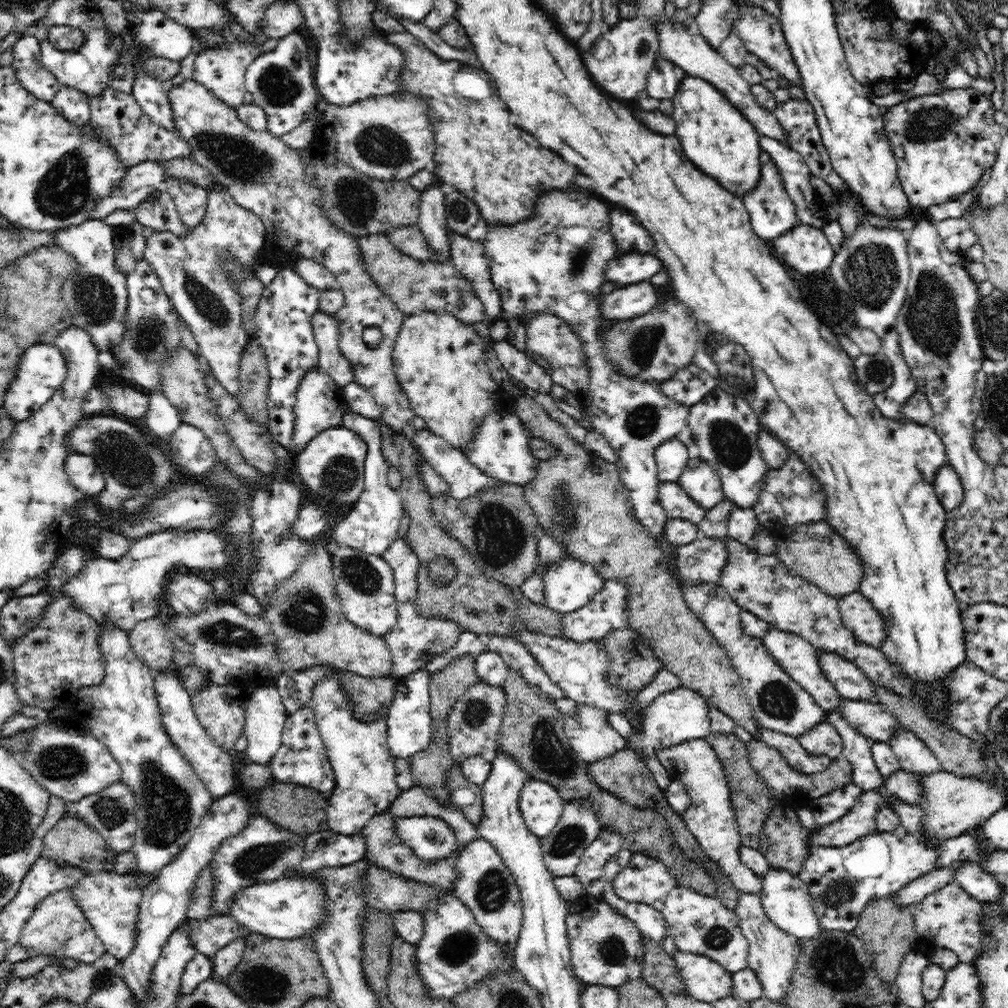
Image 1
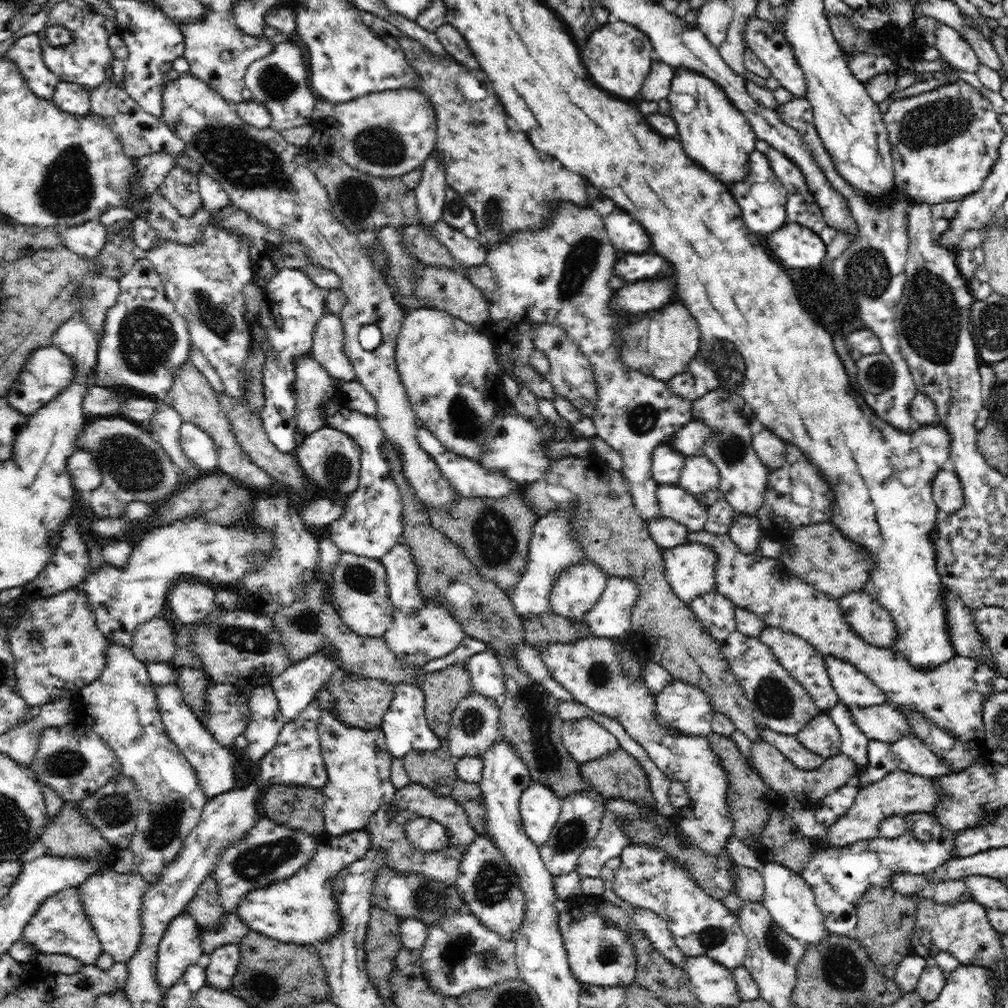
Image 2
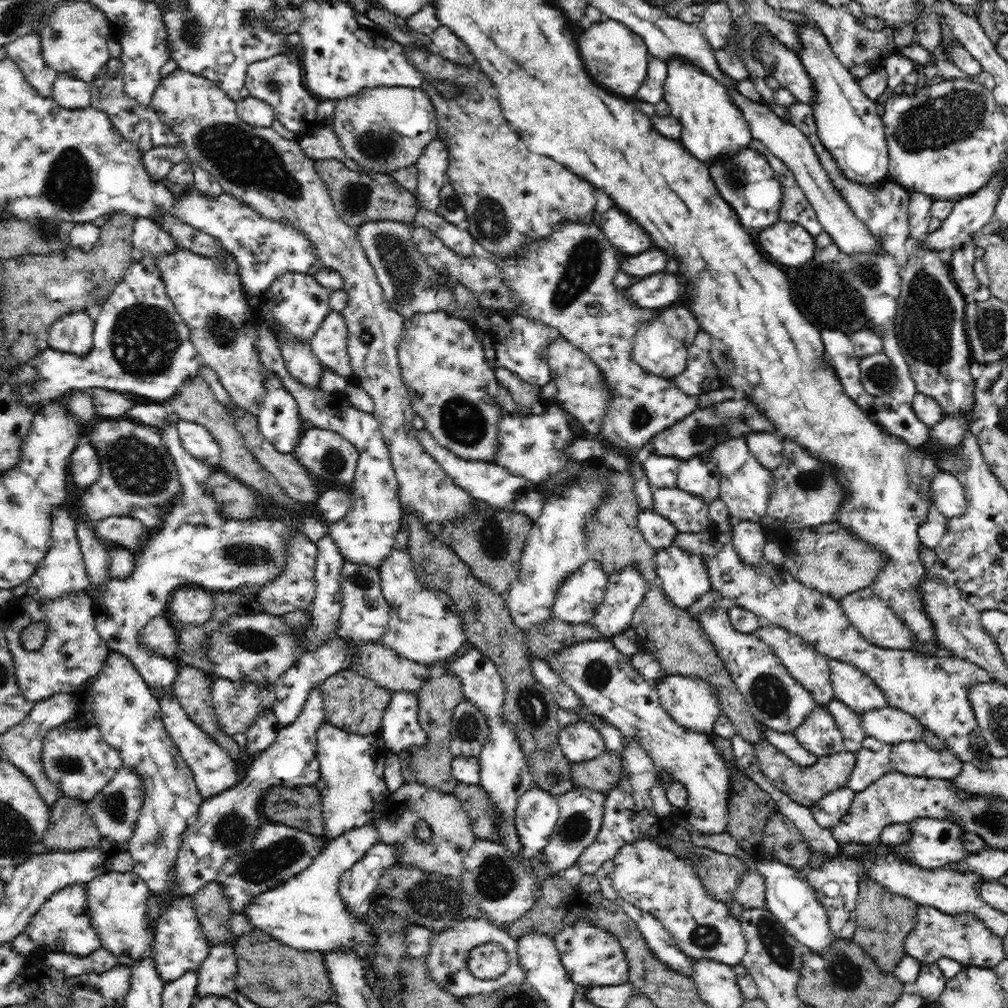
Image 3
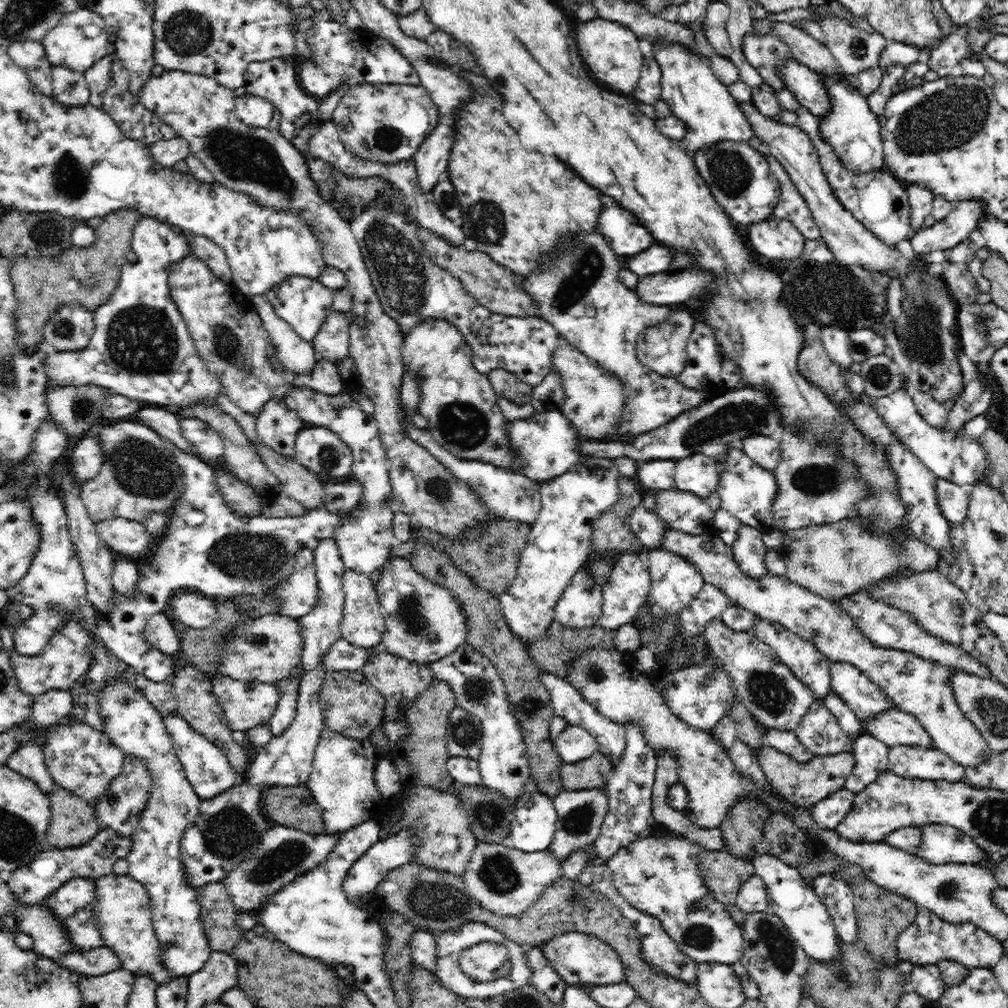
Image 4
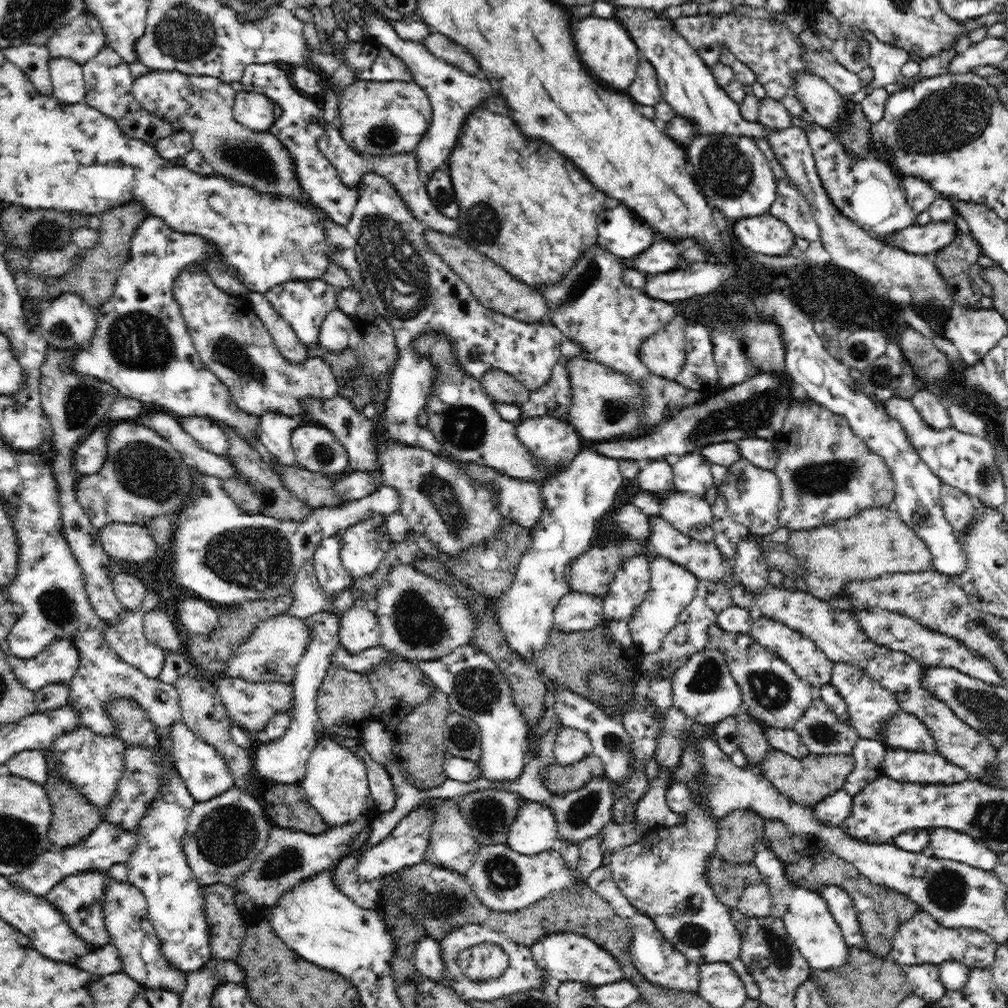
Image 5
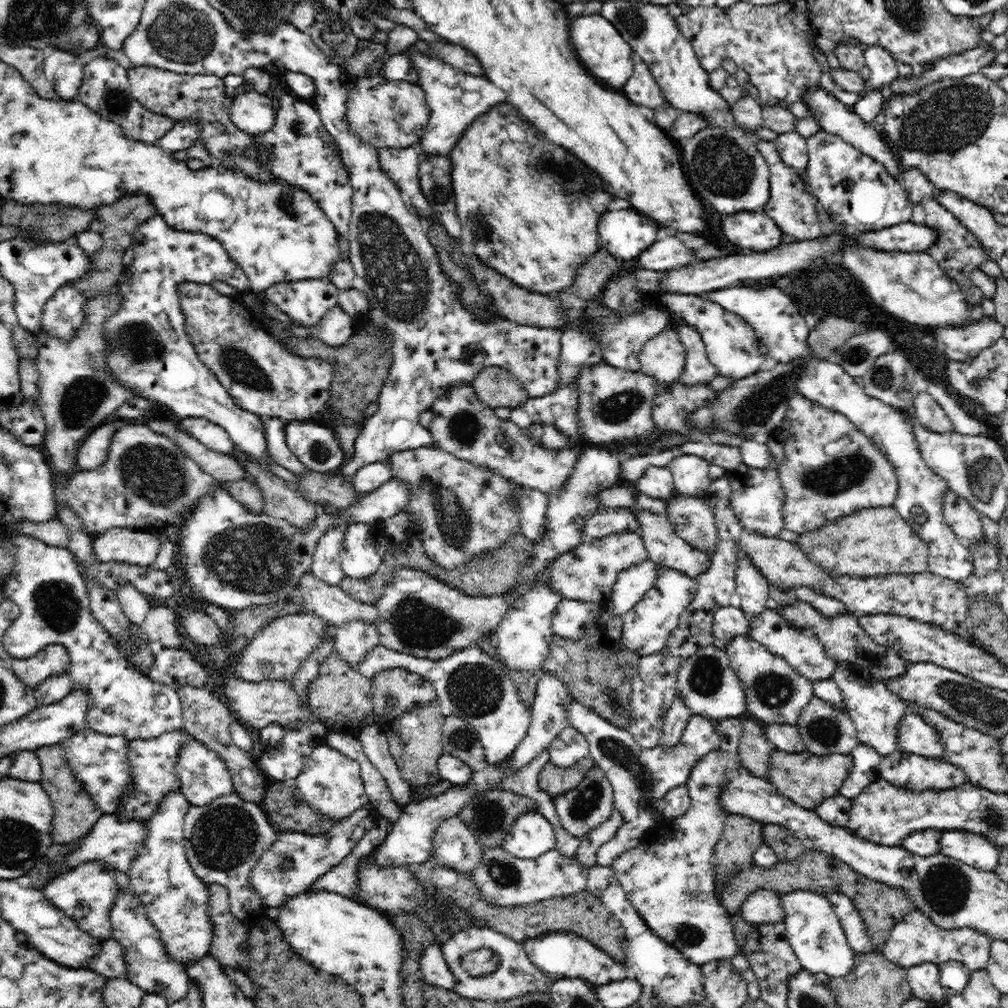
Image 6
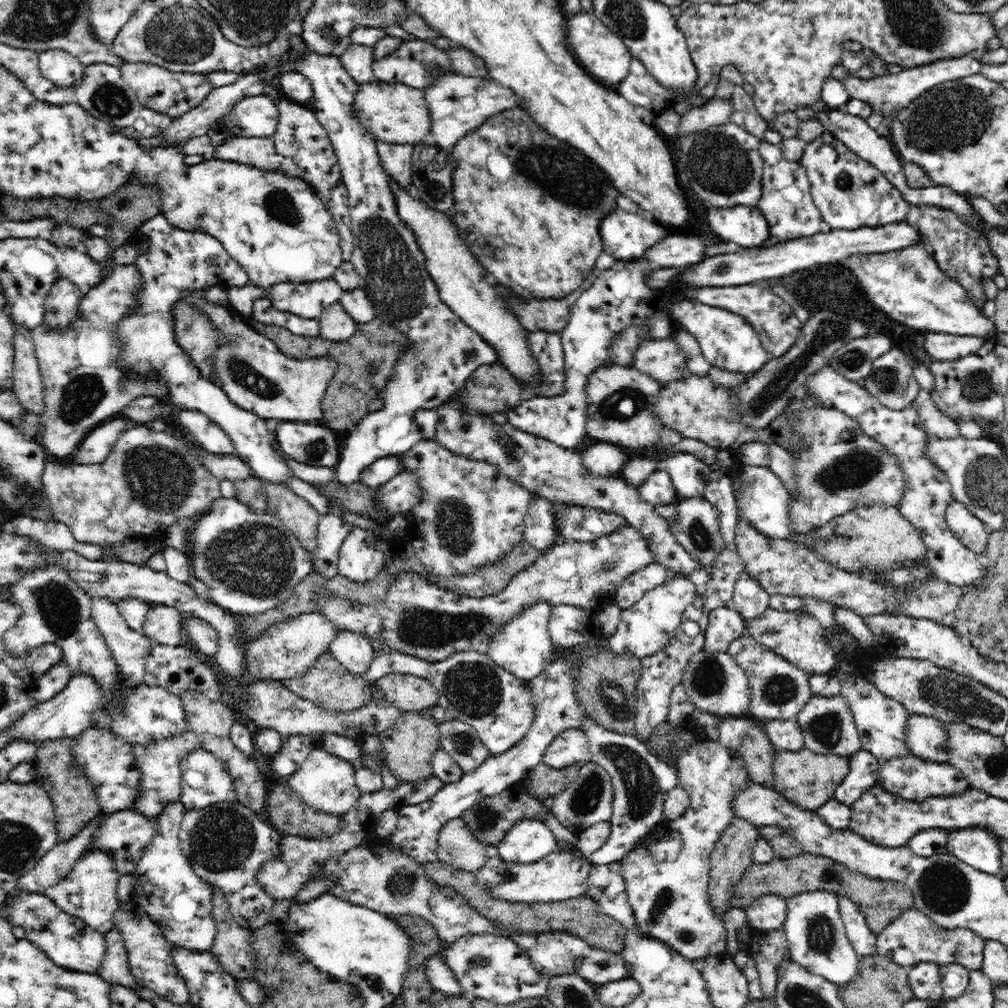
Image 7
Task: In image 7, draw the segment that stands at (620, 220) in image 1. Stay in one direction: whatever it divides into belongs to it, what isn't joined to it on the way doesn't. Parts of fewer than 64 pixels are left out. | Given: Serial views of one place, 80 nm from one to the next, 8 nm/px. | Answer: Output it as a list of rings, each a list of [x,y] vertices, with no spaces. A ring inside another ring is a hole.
[[[616,210],[602,220],[600,228],[603,251],[624,262],[642,259],[654,244],[666,238],[662,226],[636,214]]]

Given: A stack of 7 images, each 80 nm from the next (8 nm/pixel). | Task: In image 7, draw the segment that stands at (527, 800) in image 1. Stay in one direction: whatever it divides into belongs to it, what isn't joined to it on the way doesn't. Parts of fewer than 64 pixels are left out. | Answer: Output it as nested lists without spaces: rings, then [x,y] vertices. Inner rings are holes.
[[[538,818],[519,821],[492,850],[502,860],[528,864],[558,850],[558,843],[545,822]]]

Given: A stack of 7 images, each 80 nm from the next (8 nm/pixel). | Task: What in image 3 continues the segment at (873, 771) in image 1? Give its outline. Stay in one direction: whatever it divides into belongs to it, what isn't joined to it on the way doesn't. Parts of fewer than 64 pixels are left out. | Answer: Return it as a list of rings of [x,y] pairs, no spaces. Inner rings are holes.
[[[836,698],[826,707],[842,732],[845,751],[856,754],[867,734],[863,730],[860,716]]]

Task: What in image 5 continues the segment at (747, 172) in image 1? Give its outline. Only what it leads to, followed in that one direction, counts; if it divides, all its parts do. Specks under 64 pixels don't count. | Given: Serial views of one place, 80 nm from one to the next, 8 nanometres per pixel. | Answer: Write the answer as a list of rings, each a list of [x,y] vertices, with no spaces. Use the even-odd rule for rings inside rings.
[[[629,6],[618,7],[616,19],[632,36],[640,55],[654,67],[663,100],[670,104],[676,115],[694,123],[693,138],[698,135],[736,135],[766,139],[768,129],[760,122],[753,124],[742,118],[739,104],[717,83],[711,68],[678,33],[672,21],[664,19],[661,13]]]

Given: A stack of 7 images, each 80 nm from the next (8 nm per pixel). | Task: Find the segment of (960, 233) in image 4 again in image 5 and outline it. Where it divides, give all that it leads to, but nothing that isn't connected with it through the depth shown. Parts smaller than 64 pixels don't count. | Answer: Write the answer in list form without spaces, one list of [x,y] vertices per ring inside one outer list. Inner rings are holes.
[[[955,212],[955,216],[947,222],[929,223],[926,226],[915,224],[904,228],[897,235],[886,236],[884,243],[909,253],[925,255],[929,252],[936,253],[946,248],[946,245],[961,233],[955,223],[958,217],[960,215]]]

